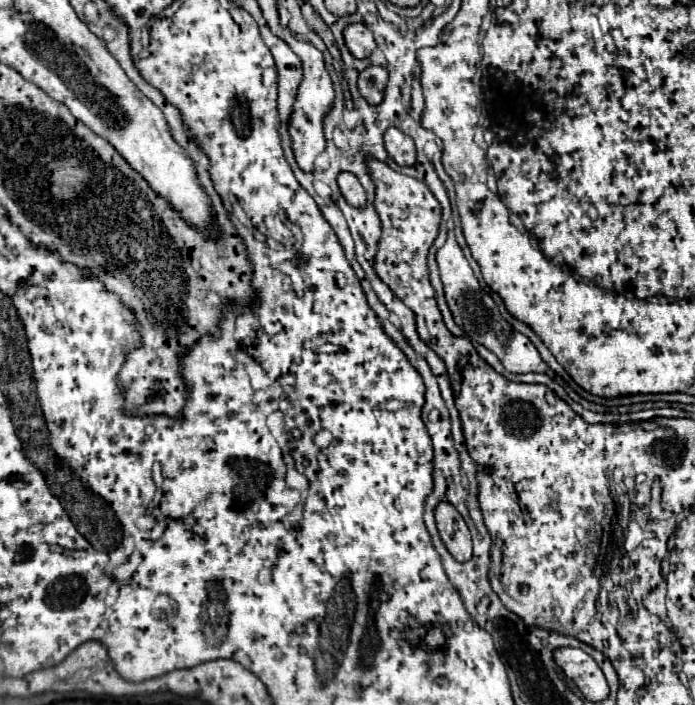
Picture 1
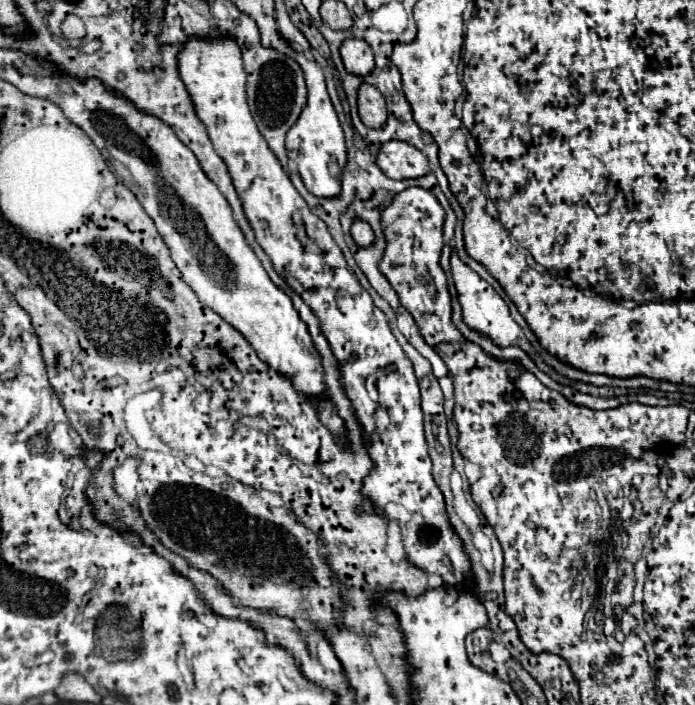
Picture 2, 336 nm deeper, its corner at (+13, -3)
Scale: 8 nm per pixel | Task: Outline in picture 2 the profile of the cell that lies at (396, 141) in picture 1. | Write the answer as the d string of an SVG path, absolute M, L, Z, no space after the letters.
M388 141L380 147L378 167L390 179L416 179L430 173L428 157L404 141Z

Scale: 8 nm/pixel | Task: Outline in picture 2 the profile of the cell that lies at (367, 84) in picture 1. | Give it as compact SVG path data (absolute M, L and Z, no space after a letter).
M362 83L360 89L358 89L358 113L360 113L360 119L366 127L372 127L372 129L382 129L386 125L386 103L384 103L384 97L382 93L368 85L368 83Z

